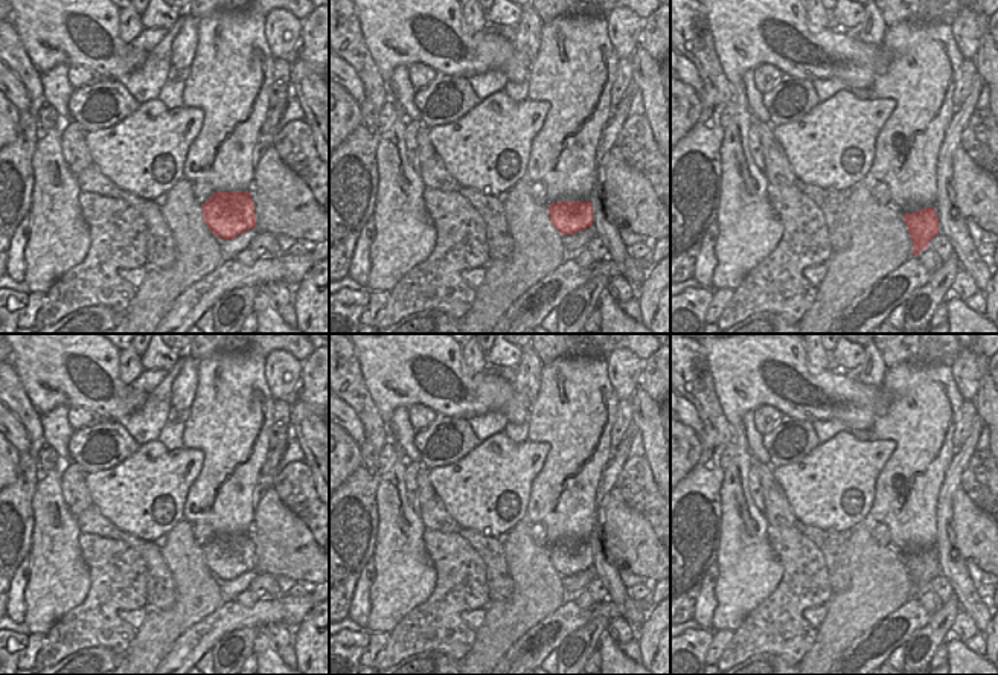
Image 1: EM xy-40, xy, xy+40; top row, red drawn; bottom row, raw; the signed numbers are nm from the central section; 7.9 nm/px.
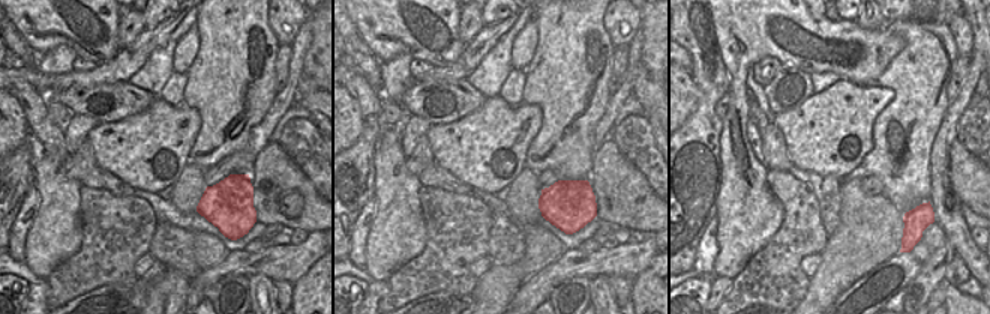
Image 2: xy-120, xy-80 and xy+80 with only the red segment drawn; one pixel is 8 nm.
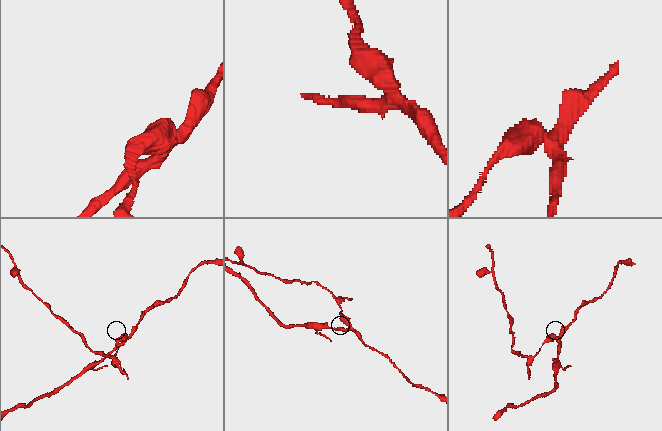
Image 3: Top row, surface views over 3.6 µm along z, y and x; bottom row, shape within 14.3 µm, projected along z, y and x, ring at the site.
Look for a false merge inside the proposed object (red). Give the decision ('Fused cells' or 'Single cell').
Fused cells

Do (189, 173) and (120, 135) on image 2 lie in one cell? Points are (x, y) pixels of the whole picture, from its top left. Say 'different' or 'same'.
different

